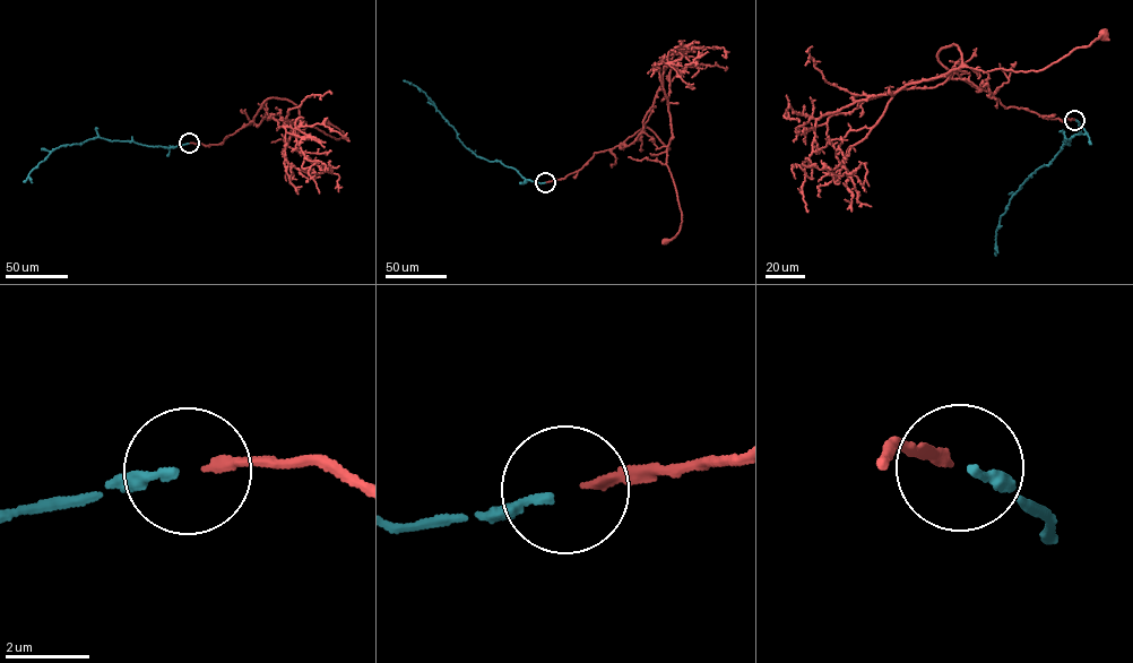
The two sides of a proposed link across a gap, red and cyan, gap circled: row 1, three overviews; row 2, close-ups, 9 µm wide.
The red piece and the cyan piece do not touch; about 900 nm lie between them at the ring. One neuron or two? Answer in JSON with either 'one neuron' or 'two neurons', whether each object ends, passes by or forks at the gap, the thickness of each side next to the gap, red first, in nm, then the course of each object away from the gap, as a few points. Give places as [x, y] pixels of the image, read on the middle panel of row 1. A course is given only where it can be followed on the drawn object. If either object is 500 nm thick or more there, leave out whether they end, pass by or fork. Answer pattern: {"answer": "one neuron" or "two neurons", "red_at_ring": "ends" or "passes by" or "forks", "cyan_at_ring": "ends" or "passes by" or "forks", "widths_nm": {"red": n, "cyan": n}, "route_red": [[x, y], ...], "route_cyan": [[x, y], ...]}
{"answer": "one neuron", "red_at_ring": "ends", "cyan_at_ring": "ends", "widths_nm": {"red": 200, "cyan": 180}, "route_red": [[546, 182], [578, 171], [594, 153], [648, 127], [669, 148], [666, 164], [681, 211], [680, 230], [666, 241]], "route_cyan": [[545, 182], [526, 180], [499, 161], [477, 156], [459, 140], [456, 129], [425, 93], [403, 80]]}

